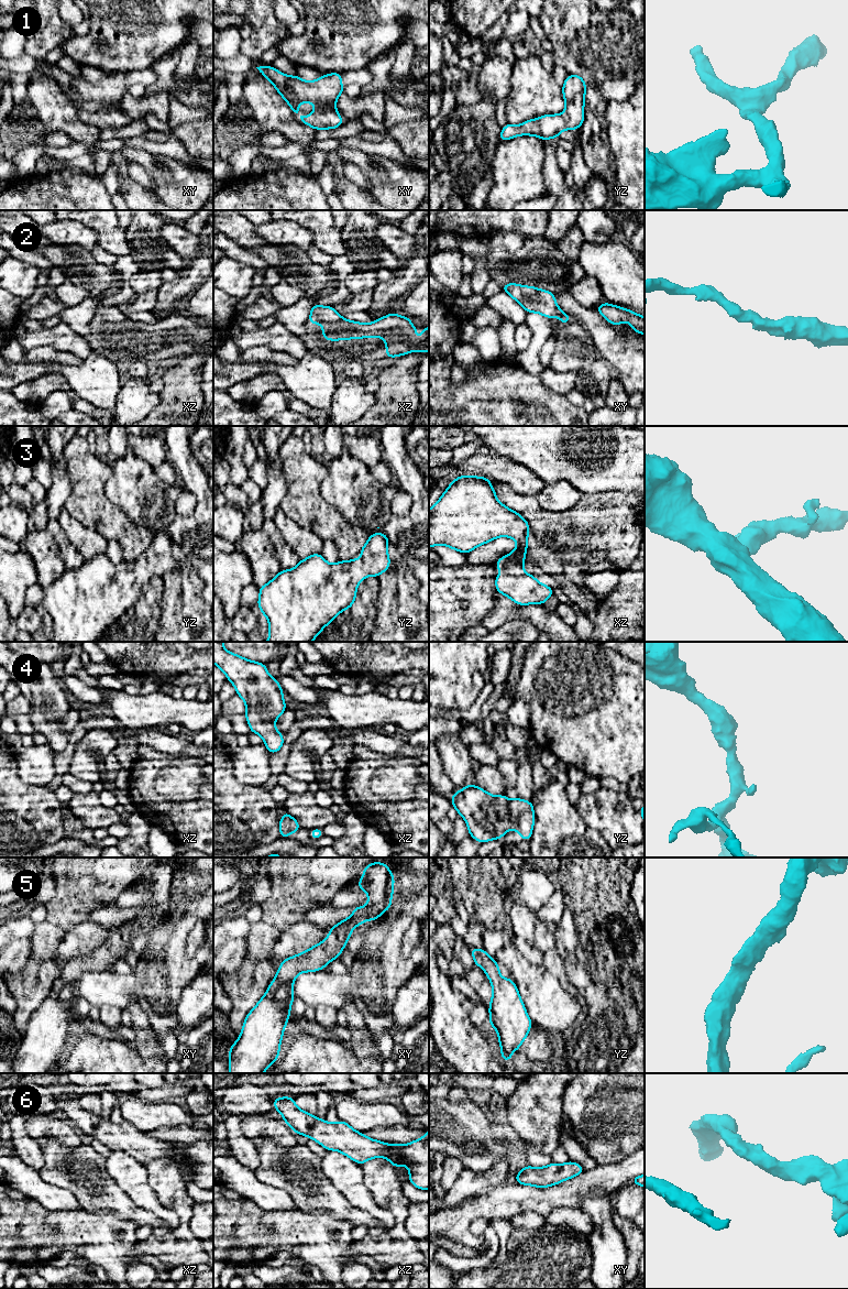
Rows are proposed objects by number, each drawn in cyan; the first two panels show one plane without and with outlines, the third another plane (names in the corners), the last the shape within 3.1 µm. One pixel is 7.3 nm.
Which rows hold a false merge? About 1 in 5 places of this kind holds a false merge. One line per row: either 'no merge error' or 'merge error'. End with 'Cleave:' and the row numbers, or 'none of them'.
1: no merge error
2: no merge error
3: no merge error
4: no merge error
5: no merge error
6: no merge error
Cleave: none of them

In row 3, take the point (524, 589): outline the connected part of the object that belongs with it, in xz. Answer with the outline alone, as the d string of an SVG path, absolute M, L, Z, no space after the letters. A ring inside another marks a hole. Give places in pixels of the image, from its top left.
M458 477L429 510L429 548L444 545L467 554L500 536L517 542L515 550L496 560L496 568L506 574L496 576L495 587L518 605L543 604L553 596L551 587L522 574L529 529L519 513L497 500L491 480L484 477Z

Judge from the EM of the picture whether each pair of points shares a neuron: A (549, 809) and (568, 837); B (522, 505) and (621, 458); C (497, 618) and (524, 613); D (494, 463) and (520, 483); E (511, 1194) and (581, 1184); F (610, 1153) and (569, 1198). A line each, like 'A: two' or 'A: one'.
A: one
B: two
C: one
D: one
E: one
F: two

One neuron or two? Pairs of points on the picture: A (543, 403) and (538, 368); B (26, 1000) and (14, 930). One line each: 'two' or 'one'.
A: two
B: two

